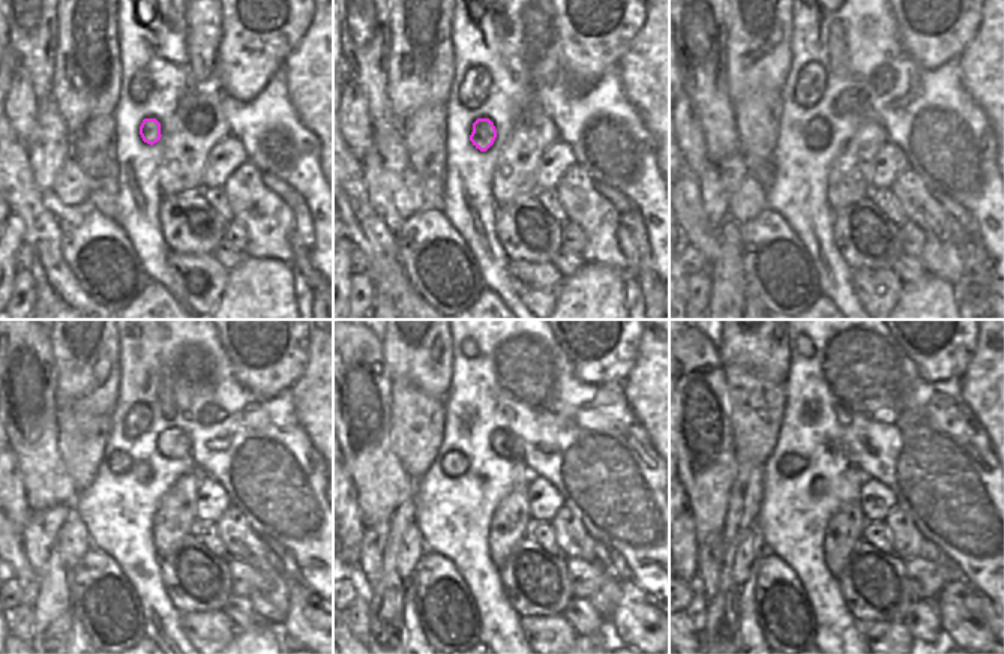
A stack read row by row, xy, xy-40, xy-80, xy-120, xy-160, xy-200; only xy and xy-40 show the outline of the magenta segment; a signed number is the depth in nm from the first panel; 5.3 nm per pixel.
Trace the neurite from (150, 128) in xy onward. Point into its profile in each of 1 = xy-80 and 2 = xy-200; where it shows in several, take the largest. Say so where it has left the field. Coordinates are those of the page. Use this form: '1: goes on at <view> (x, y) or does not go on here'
1: goes on at xy-80 (818, 137)
2: goes on at xy-200 (820, 485)

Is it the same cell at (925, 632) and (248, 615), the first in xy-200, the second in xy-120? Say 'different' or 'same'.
same

